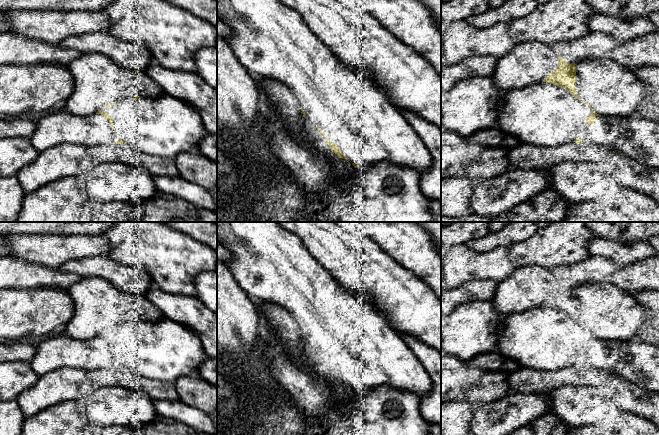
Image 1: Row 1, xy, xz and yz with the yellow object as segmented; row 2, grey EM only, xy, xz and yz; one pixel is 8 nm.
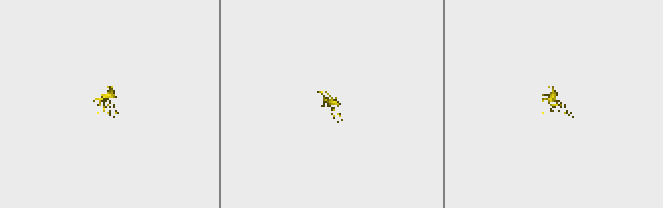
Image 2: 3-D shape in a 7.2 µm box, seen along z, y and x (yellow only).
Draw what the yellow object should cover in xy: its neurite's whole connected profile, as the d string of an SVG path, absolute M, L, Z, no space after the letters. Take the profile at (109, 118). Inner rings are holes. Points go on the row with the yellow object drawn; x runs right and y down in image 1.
M166 94L157 99L134 96L130 99L118 100L104 105L96 114L101 114L110 123L117 136L117 141L112 144L127 144L146 155L160 156L165 159L175 159L183 152L196 151L201 140L207 135L199 113L183 101Z

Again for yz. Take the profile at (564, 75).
M558 56L557 67L549 72L542 82L501 93L496 126L507 135L518 137L521 143L533 146L550 147L570 142L585 144L580 142L579 138L587 125L594 124L596 116L601 115L595 113L591 105L579 99L576 94L575 63L570 64Z

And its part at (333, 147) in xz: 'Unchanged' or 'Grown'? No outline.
Grown

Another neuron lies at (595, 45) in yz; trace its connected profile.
M590 31L586 36L570 41L557 42L550 47L568 63L587 59L611 58L620 42L599 31Z

